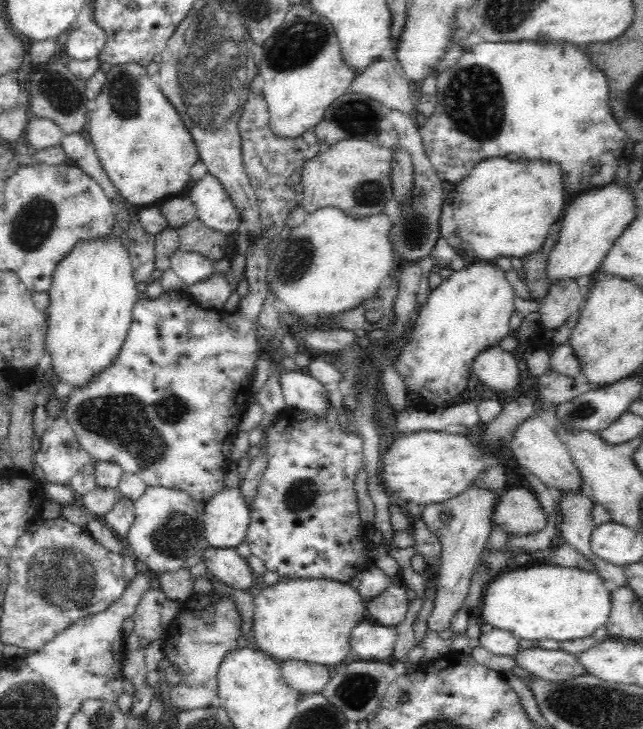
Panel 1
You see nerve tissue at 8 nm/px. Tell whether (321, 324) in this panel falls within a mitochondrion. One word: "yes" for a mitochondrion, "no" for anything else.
no

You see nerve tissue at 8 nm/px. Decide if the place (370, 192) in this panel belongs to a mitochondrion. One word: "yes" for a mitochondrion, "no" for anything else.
yes

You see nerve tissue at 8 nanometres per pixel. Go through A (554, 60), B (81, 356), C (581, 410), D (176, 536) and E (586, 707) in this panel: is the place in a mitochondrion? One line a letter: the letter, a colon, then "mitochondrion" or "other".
A: other
B: other
C: mitochondrion
D: mitochondrion
E: mitochondrion

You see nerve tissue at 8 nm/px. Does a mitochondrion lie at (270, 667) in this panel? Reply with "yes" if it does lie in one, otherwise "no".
no

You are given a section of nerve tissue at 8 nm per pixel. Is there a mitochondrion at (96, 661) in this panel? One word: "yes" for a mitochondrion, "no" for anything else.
no

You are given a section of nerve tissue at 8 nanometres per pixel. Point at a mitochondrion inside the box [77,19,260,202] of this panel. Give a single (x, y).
(123, 88)

